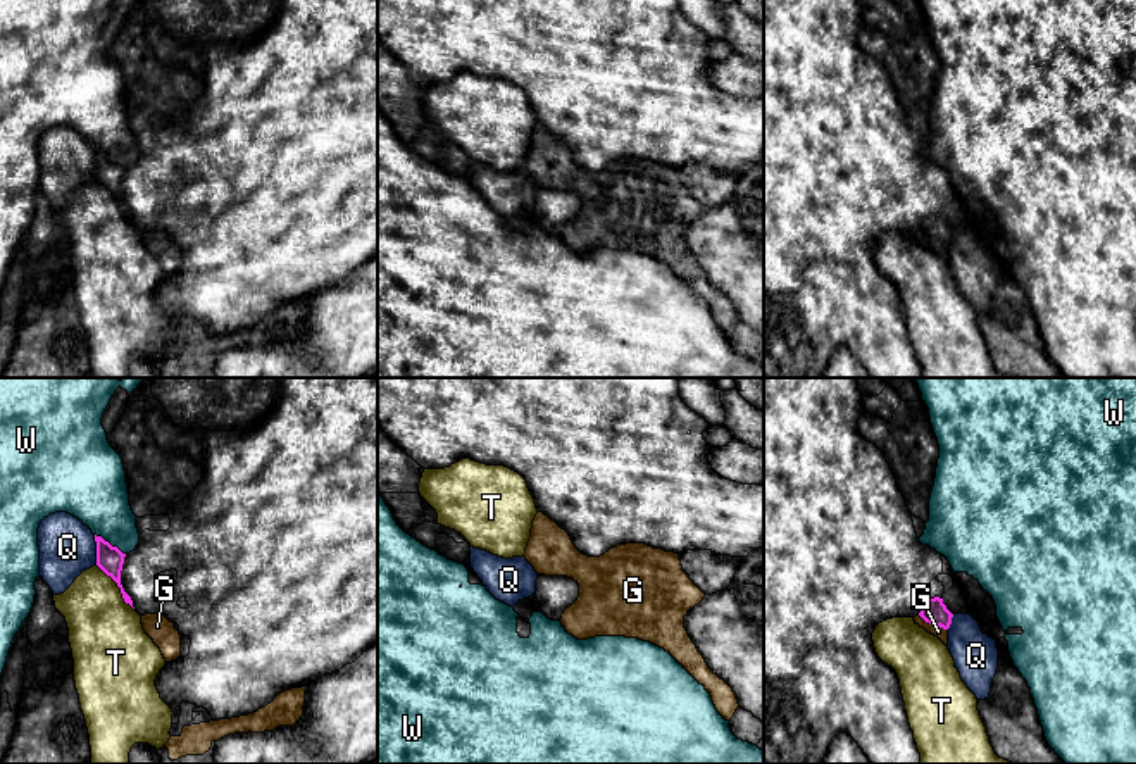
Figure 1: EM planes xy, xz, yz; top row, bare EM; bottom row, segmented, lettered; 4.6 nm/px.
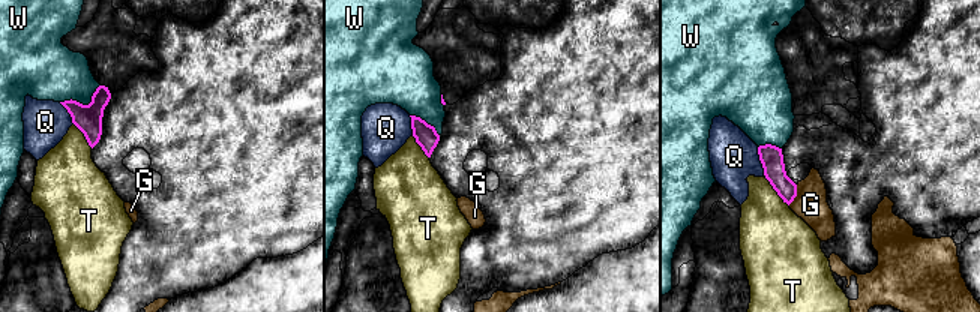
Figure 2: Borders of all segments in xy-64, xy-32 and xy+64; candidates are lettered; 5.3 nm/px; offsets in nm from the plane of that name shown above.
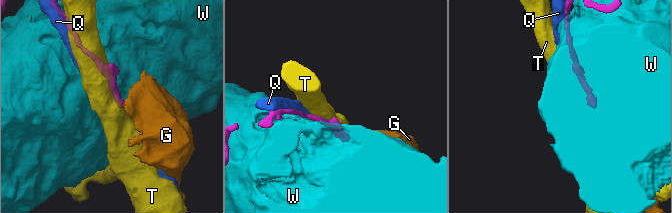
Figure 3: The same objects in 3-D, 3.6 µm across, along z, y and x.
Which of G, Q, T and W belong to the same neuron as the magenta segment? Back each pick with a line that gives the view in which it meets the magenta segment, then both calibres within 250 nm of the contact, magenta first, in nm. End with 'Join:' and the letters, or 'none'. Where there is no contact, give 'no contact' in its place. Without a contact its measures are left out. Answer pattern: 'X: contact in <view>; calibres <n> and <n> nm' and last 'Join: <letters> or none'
Join: none

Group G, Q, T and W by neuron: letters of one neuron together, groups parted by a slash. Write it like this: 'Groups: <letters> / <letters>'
Groups: G / Q / T / W

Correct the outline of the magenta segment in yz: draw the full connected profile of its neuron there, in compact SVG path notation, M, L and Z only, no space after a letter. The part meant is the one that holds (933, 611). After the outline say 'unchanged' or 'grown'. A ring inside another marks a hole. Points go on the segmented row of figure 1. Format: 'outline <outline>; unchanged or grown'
outline M934 597L929 598L922 607L919 616L934 626L939 626L943 629L948 629L952 624L952 617L953 614L946 609L946 605L943 604L943 598Z; unchanged

